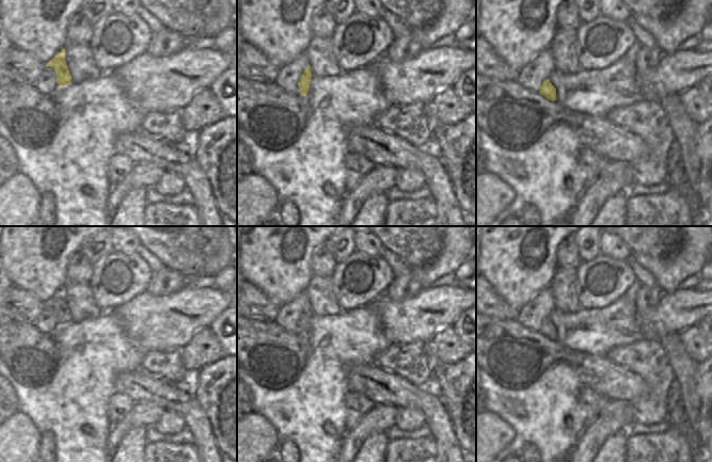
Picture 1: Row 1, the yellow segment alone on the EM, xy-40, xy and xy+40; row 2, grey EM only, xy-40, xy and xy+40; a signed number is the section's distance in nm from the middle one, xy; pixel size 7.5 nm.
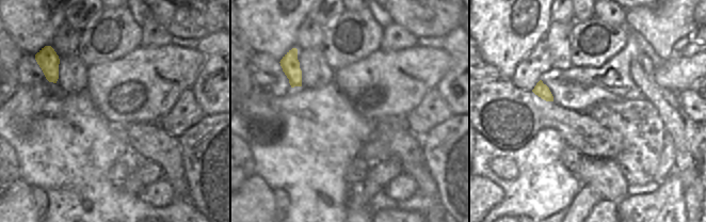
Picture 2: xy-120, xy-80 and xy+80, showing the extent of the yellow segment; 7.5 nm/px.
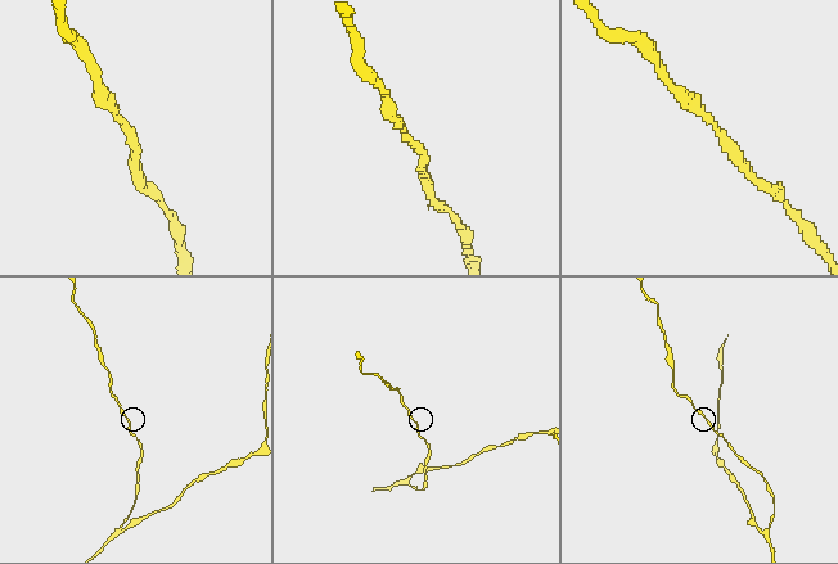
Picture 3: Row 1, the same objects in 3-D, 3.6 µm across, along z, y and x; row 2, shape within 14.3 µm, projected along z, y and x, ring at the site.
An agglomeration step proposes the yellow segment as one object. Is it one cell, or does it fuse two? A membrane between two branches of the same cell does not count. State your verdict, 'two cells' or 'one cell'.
one cell

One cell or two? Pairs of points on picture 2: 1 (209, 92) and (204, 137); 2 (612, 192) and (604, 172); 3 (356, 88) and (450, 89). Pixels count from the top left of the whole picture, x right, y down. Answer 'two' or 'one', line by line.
1: two
2: one
3: two

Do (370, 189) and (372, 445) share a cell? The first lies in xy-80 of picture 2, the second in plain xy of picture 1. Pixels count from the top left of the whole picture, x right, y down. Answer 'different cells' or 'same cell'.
same cell

